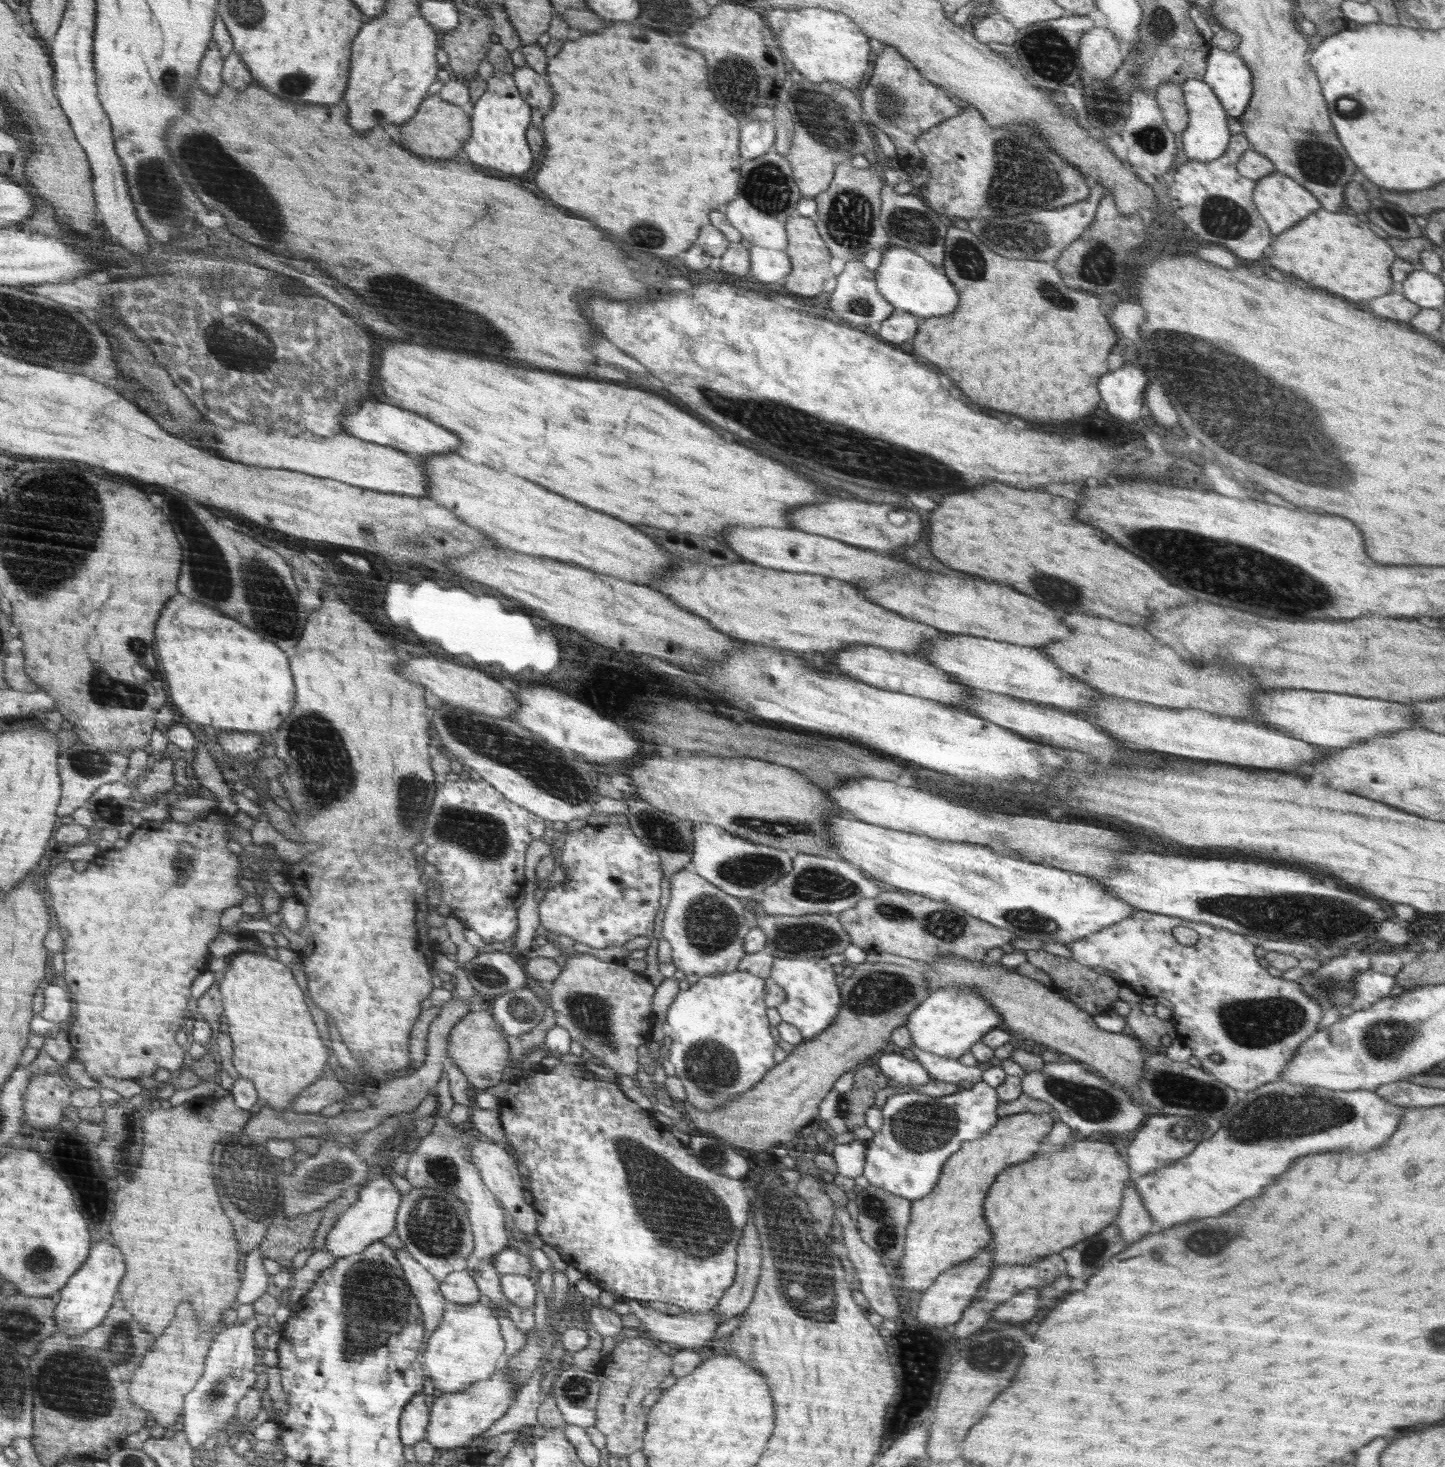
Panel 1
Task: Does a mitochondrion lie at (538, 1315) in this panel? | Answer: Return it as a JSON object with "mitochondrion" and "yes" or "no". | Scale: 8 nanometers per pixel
{"mitochondrion":"no"}

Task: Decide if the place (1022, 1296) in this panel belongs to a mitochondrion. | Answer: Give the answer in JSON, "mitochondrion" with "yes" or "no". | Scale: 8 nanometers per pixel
{"mitochondrion":"no"}

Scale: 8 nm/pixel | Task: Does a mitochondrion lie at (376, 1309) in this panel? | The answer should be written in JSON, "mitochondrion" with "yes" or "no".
{"mitochondrion":"yes"}

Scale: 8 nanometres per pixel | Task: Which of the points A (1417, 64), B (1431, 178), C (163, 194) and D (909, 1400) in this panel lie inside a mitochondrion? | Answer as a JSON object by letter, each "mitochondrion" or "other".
{"A":"other","B":"other","C":"mitochondrion","D":"other"}

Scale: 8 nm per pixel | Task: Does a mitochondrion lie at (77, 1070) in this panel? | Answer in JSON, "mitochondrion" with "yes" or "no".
{"mitochondrion":"no"}

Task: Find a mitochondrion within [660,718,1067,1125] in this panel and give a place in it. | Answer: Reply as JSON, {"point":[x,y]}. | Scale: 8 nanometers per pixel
{"point":[710,928]}

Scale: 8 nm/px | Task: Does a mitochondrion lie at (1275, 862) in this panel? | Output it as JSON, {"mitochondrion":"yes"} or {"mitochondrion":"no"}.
{"mitochondrion":"no"}

